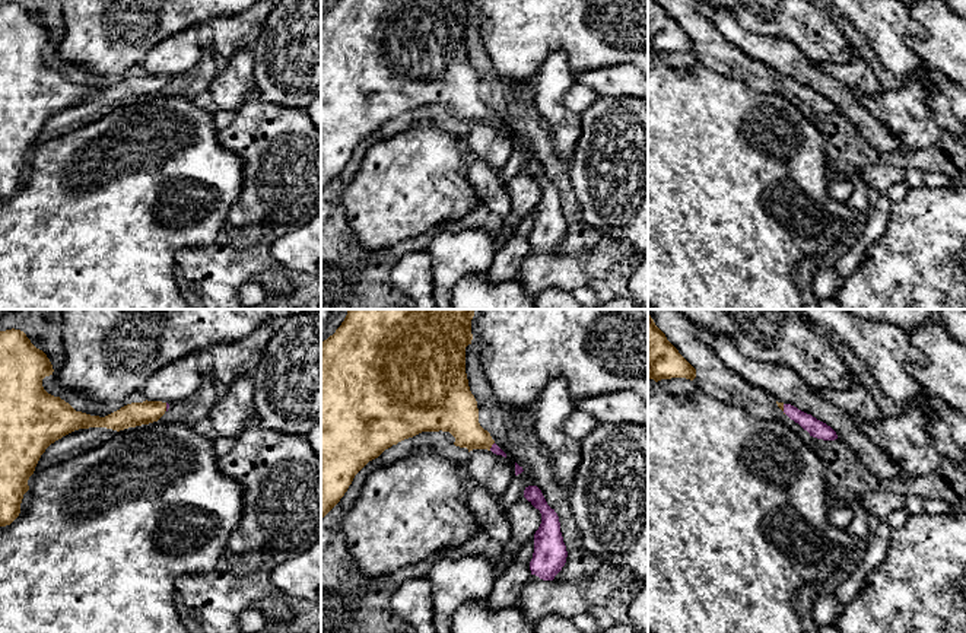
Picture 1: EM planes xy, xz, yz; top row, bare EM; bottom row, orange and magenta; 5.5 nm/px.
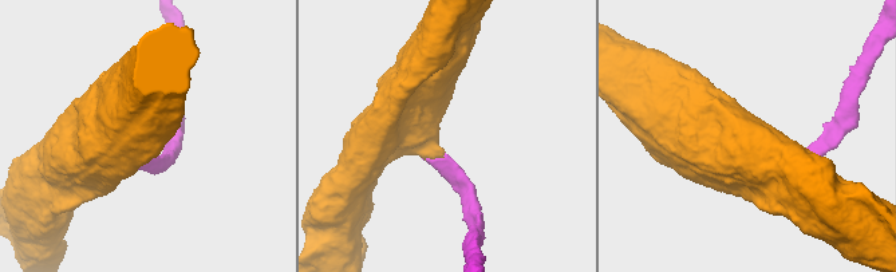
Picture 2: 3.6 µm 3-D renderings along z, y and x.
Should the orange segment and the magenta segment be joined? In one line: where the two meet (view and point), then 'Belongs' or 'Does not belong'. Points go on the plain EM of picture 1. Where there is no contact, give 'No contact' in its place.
Touches orange at yz (782, 82). Belongs

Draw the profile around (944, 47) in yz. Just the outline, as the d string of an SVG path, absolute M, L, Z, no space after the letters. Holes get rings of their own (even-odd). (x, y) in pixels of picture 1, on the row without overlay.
M916 0L908 12L927 32L925 38L908 38L908 47L927 67L937 70L966 92L966 18L953 12L944 0Z

